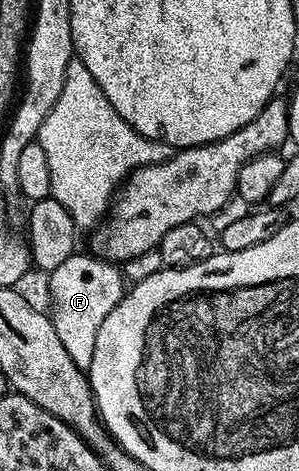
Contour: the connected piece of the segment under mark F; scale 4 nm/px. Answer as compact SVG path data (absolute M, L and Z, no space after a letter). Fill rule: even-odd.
M74 252L49 271L48 290L53 304L50 317L56 333L74 364L86 372L93 363L97 330L124 297L126 285L115 263L91 253L80 253Z

